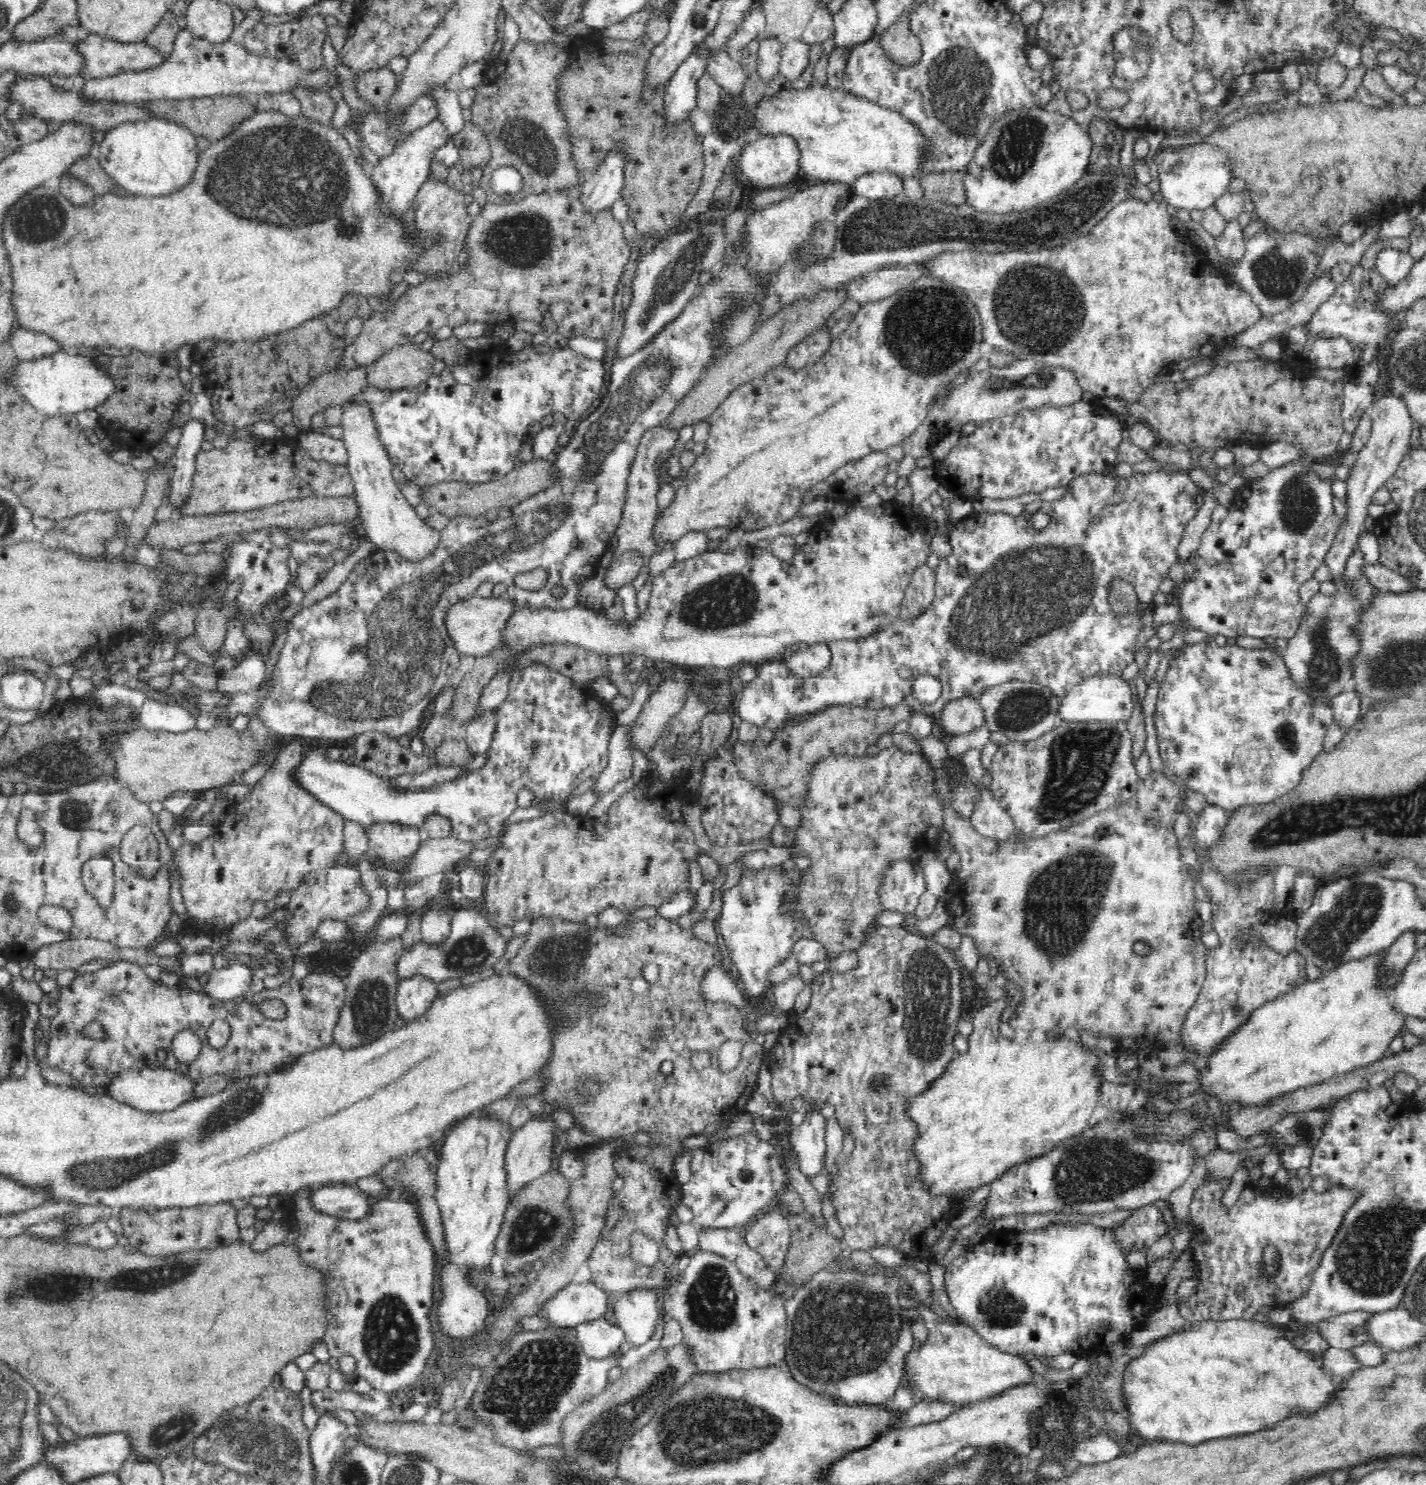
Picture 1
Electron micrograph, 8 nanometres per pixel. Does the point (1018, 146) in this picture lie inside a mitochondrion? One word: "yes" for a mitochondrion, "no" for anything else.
yes

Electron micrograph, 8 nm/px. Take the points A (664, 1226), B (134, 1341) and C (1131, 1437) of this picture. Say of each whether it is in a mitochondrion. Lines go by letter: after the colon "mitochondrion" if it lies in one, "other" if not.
A: other
B: other
C: other

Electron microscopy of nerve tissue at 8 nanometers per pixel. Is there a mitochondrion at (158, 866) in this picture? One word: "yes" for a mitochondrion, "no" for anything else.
no

